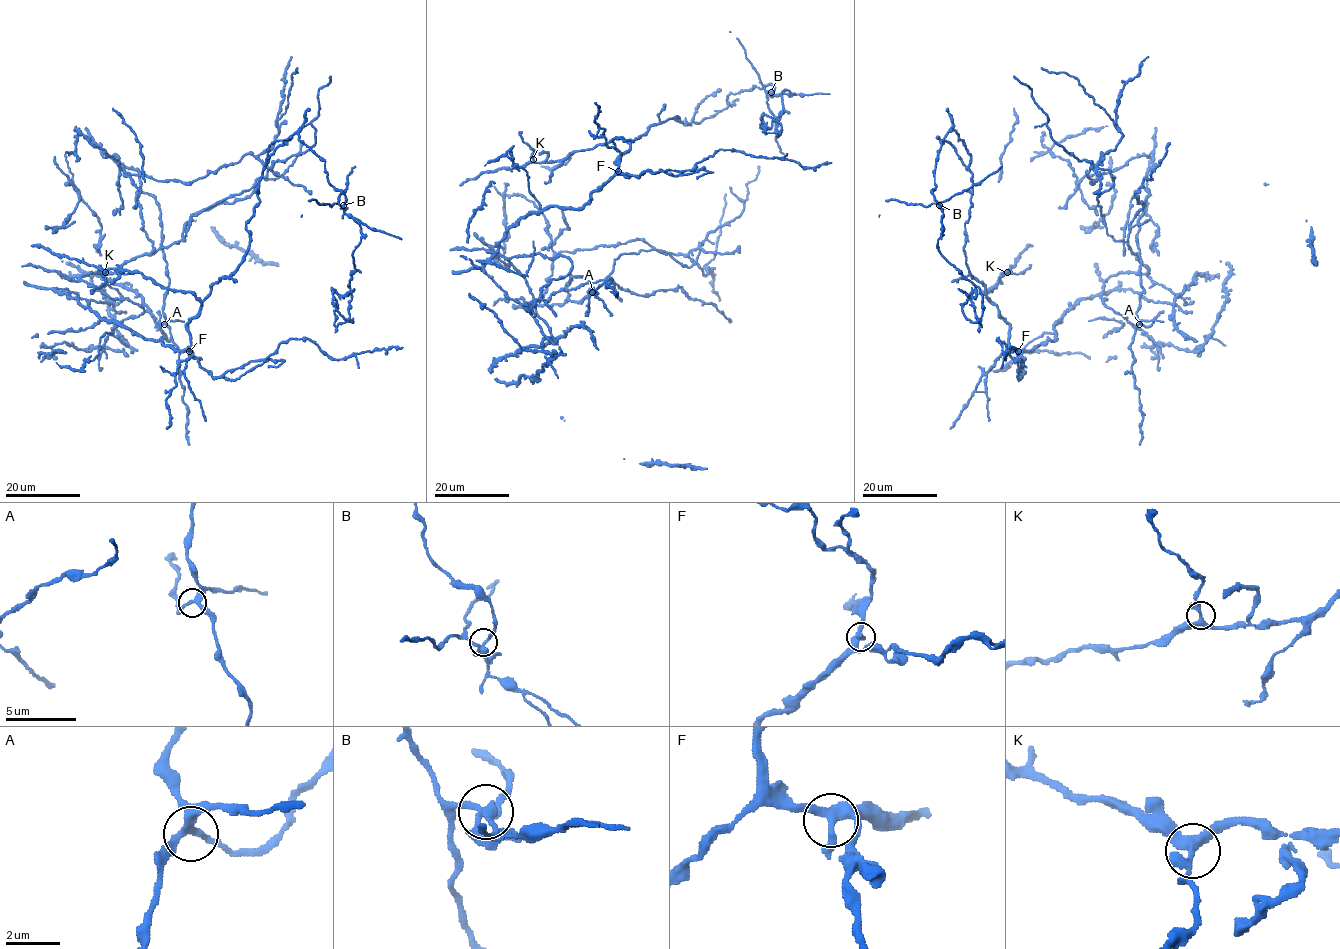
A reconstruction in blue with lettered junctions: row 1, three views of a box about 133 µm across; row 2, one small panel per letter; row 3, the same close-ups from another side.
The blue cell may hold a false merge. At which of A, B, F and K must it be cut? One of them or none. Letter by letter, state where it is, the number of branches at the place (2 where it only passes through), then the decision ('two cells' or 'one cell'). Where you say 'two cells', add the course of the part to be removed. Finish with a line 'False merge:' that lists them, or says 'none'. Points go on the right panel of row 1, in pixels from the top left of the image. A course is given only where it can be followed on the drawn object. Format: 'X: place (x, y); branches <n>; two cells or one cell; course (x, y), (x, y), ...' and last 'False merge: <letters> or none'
A: place (1139, 324); branches 4; one cell
B: place (939, 205); branches 4; two cells; course (939, 204), (937, 249), (980, 289), (980, 320), (962, 310), (975, 289), (974, 298), (958, 288)
F: place (1018, 351); branches 4; one cell
K: place (1007, 272); branches 4; one cell
False merge: B

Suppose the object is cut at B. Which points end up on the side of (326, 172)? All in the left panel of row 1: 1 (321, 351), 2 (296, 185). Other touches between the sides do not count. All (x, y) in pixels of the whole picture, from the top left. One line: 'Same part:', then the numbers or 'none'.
Same part: 1, 2

